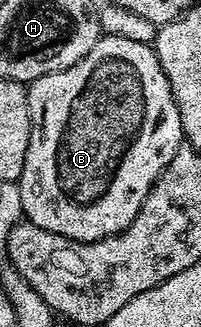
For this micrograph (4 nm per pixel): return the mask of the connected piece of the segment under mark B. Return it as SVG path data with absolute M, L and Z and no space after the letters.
M102 35L98 39L98 43L94 43L94 47L90 47L90 55L86 55L78 63L74 63L74 67L70 67L66 71L58 71L57 73L42 75L38 79L34 79L28 85L28 102L30 103L30 123L32 124L30 127L30 147L26 147L26 163L22 167L22 175L19 180L20 190L22 191L24 217L46 231L54 231L54 235L66 235L66 239L74 239L75 241L101 241L104 237L112 237L116 233L121 233L123 229L128 227L130 223L134 221L134 215L138 215L142 203L146 203L146 195L150 195L150 191L154 187L158 175L162 175L162 171L166 171L170 159L174 159L174 155L180 150L181 144L185 140L182 119L180 118L180 112L178 111L178 103L174 99L172 88L166 79L166 71L162 69L162 63L156 54L155 48L146 43L138 43L138 39L122 39L122 35Z

